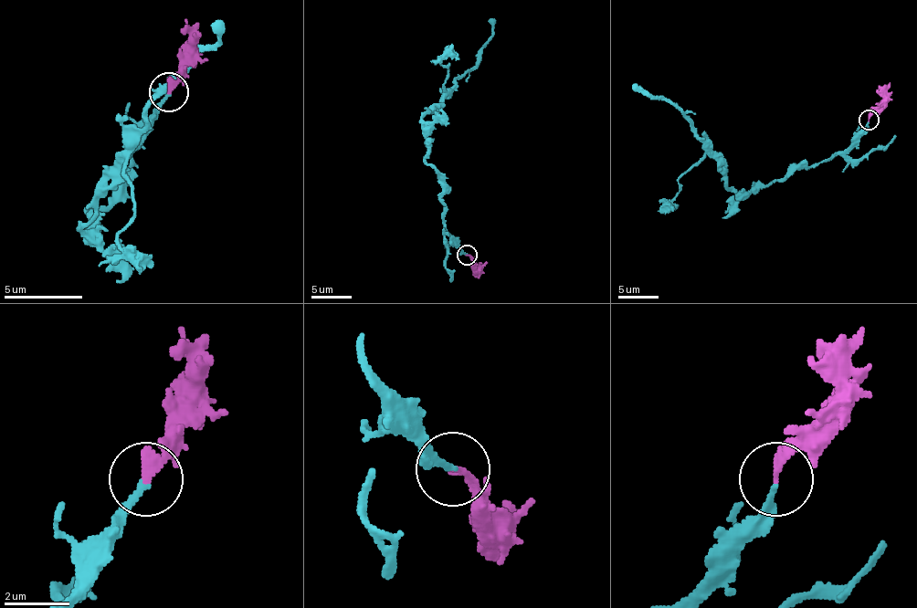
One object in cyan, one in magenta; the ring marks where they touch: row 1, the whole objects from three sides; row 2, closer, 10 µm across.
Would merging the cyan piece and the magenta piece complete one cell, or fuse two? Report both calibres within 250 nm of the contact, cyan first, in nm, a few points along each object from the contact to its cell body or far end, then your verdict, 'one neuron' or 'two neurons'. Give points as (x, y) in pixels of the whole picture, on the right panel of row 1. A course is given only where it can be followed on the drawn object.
160 nm thick on the cyan side, 220 nm on the other; cyan runs (869, 120), (840, 152), (748, 191), (732, 189), (723, 162), (675, 107), (633, 84); magenta runs (869, 120), (869, 114), (883, 99), (883, 89), (889, 82); one neuron

